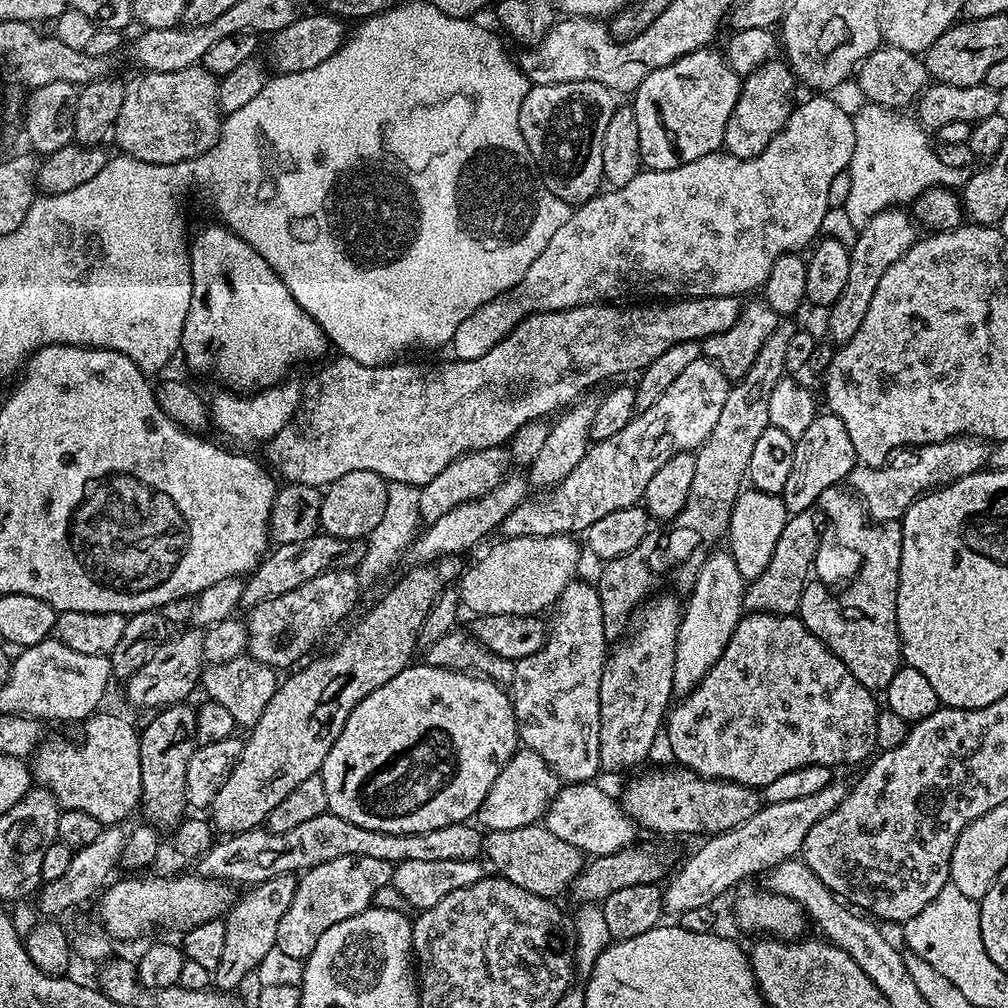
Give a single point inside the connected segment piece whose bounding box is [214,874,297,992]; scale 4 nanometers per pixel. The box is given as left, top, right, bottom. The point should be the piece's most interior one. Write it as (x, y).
(251, 923)

